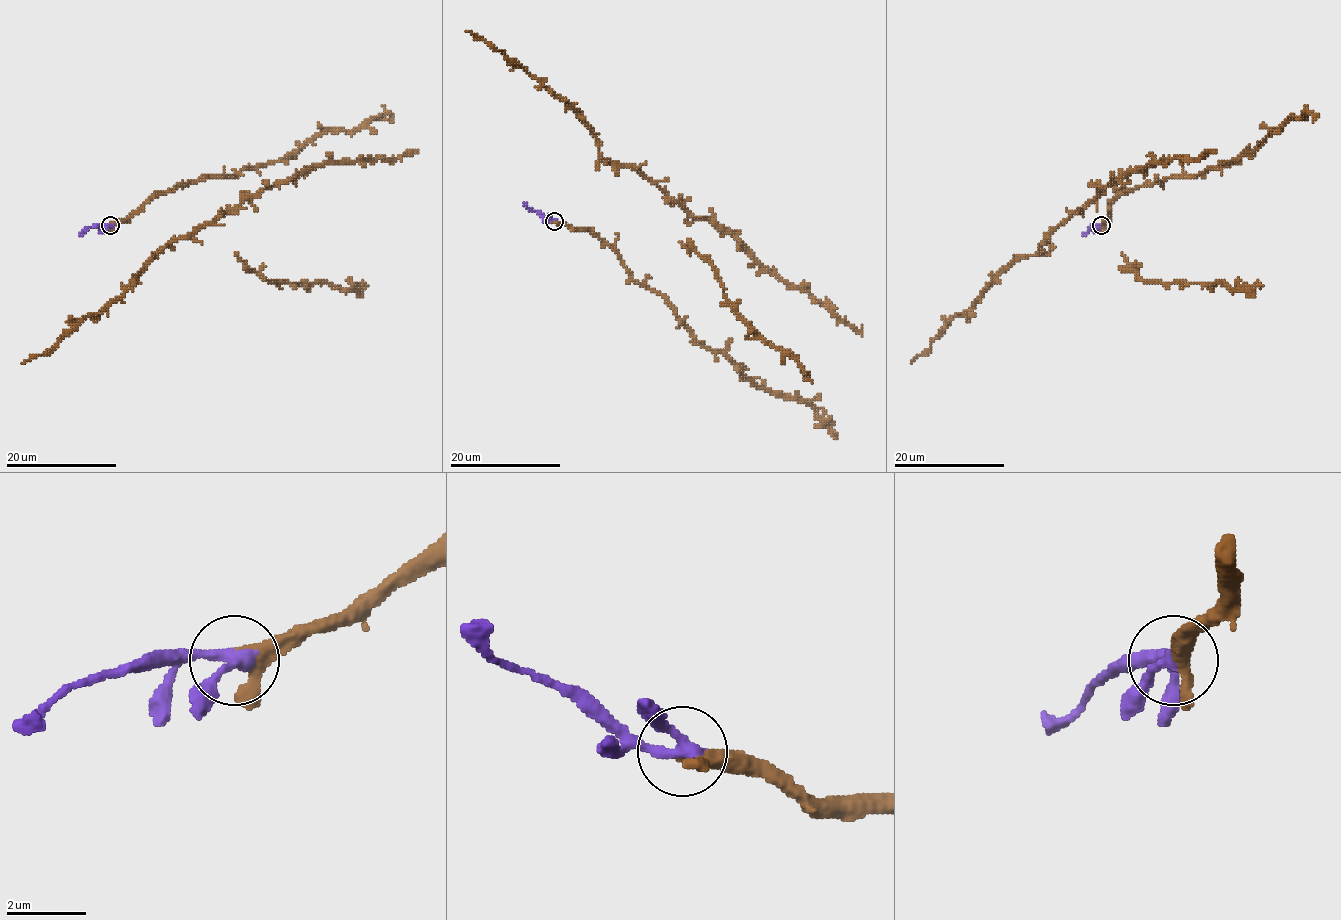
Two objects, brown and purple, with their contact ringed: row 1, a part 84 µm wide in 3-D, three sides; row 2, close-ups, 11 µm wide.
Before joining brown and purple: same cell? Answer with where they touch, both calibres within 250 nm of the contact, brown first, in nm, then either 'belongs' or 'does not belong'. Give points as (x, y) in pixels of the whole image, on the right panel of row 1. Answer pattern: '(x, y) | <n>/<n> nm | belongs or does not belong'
(1101, 225) | 280/260 nm | belongs

